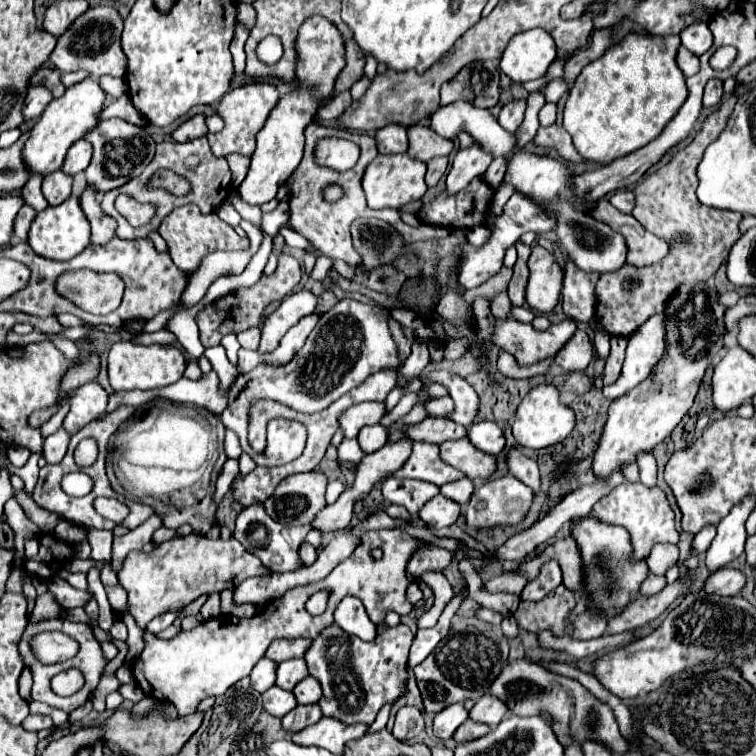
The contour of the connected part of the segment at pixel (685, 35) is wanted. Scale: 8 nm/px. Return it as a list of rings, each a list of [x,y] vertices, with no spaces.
[[[694,23],[684,27],[680,33],[680,39],[682,39],[682,45],[698,57],[704,55],[712,45],[712,33],[706,23]]]

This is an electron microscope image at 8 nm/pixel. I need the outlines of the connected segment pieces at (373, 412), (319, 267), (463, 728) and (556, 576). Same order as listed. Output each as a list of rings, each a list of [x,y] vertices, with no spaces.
[[[378,401],[360,403],[354,405],[352,409],[346,409],[344,415],[340,415],[340,427],[344,429],[344,437],[356,437],[362,427],[378,425],[384,415],[386,415],[386,405]]]
[[[318,257],[318,259],[316,259],[316,265],[314,265],[312,273],[310,273],[312,279],[321,281],[324,284],[326,275],[328,275],[328,271],[330,271],[330,267],[332,267],[332,261],[328,261],[326,257]]]
[[[466,719],[466,721],[456,729],[454,739],[456,739],[458,743],[464,743],[464,741],[472,741],[472,739],[476,739],[476,737],[480,737],[480,735],[486,735],[488,731],[490,731],[488,725],[484,725],[484,723],[474,723],[472,719]]]
[[[548,561],[542,569],[540,575],[534,581],[528,581],[524,591],[522,591],[522,601],[540,601],[544,599],[550,591],[554,591],[558,585],[562,585],[562,571],[556,561]]]

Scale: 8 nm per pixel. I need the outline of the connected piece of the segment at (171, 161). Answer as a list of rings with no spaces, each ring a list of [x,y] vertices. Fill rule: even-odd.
[[[206,137],[188,141],[188,143],[162,141],[162,143],[156,145],[156,155],[154,155],[152,163],[150,163],[138,177],[134,177],[132,181],[128,181],[126,185],[122,185],[122,187],[118,187],[118,189],[112,189],[112,191],[104,193],[104,197],[102,197],[102,209],[104,209],[106,215],[112,215],[112,217],[118,221],[118,229],[116,229],[116,235],[118,235],[118,237],[122,237],[122,239],[142,237],[142,239],[144,239],[144,237],[150,235],[150,231],[158,231],[162,219],[164,219],[168,213],[172,213],[174,209],[178,209],[178,207],[182,207],[182,205],[186,205],[186,203],[192,203],[192,201],[194,201],[196,205],[200,205],[200,211],[202,211],[204,215],[214,213],[216,207],[226,201],[226,197],[228,197],[228,187],[230,187],[230,169],[228,169],[228,165],[226,165],[224,159],[220,161],[220,159],[210,151],[210,145],[208,145],[208,139],[206,139]],[[160,167],[172,169],[172,171],[176,171],[178,175],[186,177],[186,179],[192,183],[194,191],[192,191],[190,195],[186,195],[186,197],[176,197],[176,195],[172,195],[172,193],[168,193],[168,191],[164,191],[164,189],[158,189],[158,191],[146,189],[146,181],[148,181],[150,175],[152,175],[156,169],[160,169]],[[118,193],[128,193],[128,195],[132,195],[138,203],[154,203],[154,197],[156,197],[156,193],[158,193],[156,199],[158,199],[160,203],[156,203],[158,211],[156,211],[156,217],[152,219],[152,223],[146,225],[146,227],[142,227],[142,229],[134,229],[134,227],[116,211],[116,207],[114,207],[114,199],[118,197]]]

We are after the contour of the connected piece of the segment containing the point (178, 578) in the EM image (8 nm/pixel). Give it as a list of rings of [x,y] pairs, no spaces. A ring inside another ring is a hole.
[[[190,533],[186,537],[172,537],[154,547],[154,551],[130,551],[118,581],[128,591],[128,607],[136,623],[144,629],[150,619],[174,611],[178,613],[184,605],[192,603],[204,593],[220,593],[222,589],[234,589],[248,577],[260,577],[272,573],[268,567],[260,565],[260,559],[248,553],[234,537],[230,539],[210,539],[206,535]]]

